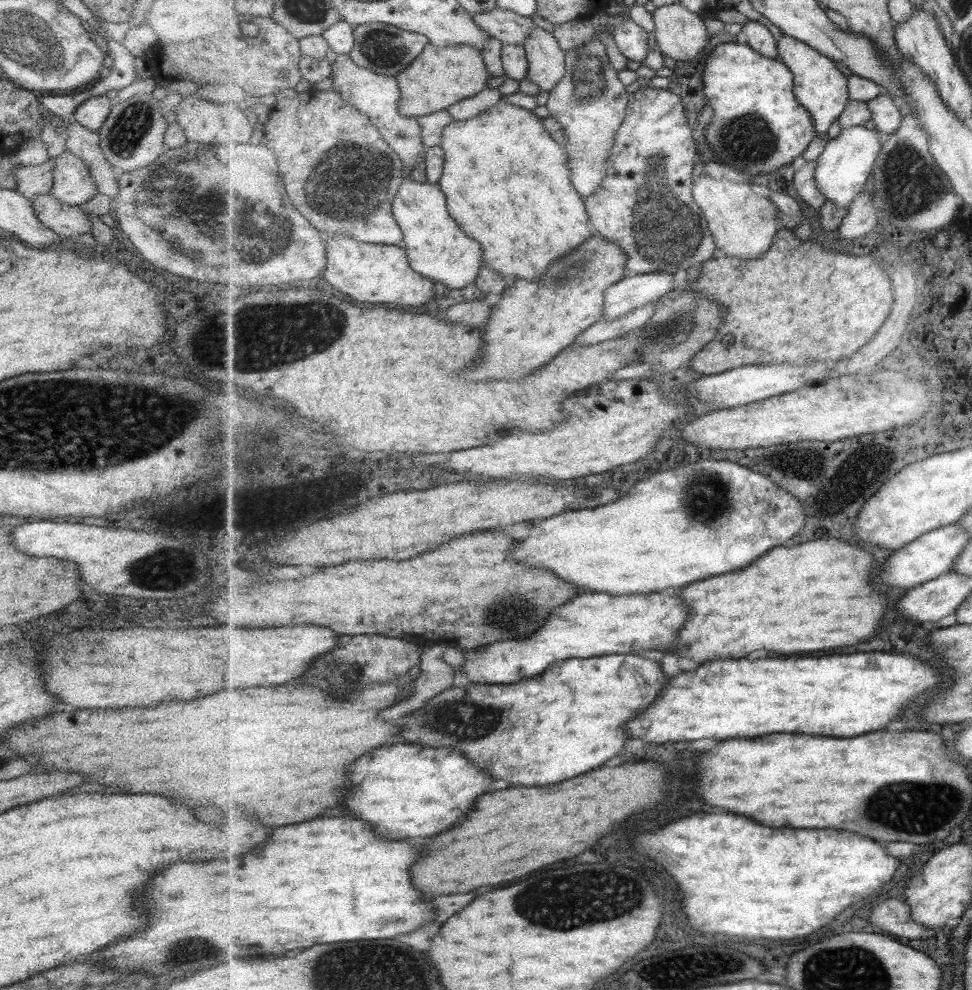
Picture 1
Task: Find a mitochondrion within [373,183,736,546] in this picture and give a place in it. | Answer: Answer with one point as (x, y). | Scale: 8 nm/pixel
(714, 503)

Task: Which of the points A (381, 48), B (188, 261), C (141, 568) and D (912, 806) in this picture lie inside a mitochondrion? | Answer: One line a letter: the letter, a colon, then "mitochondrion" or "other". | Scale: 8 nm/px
A: mitochondrion
B: other
C: mitochondrion
D: mitochondrion

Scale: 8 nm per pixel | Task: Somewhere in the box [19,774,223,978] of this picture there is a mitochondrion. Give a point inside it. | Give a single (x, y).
(182, 953)

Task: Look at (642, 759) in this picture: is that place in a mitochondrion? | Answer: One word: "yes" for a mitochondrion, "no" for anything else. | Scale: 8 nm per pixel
no

